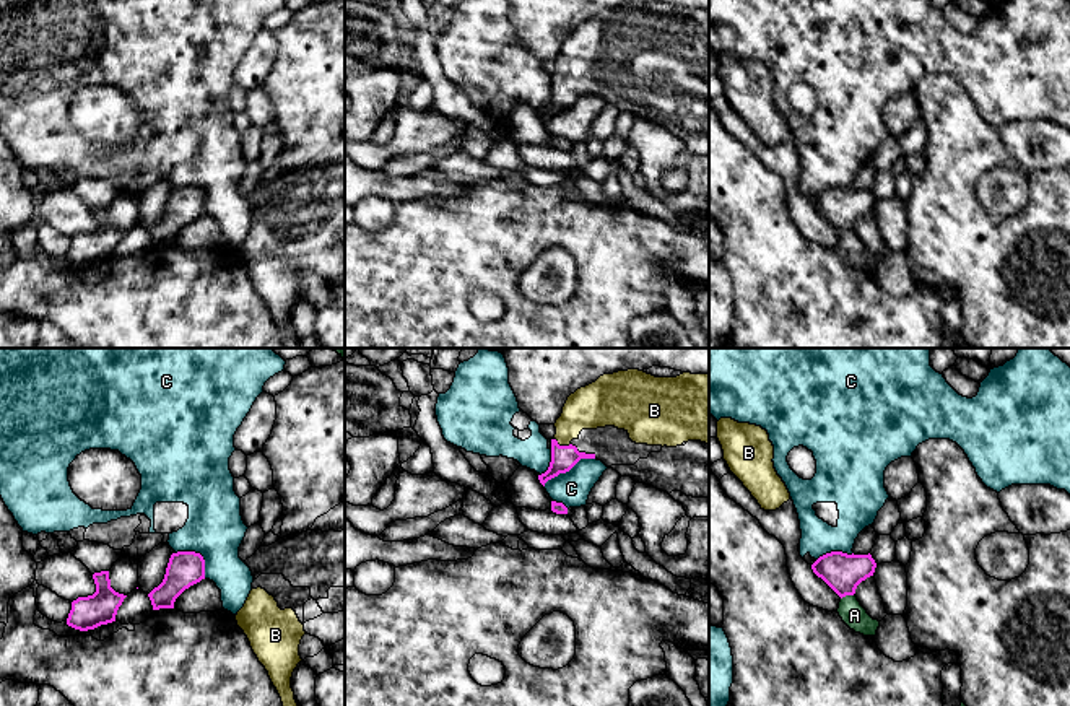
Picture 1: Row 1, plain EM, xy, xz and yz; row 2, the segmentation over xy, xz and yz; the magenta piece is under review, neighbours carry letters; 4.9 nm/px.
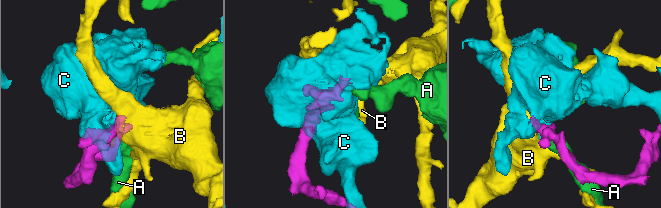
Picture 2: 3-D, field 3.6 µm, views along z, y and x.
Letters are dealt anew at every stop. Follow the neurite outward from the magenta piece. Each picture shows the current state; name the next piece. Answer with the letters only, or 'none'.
B

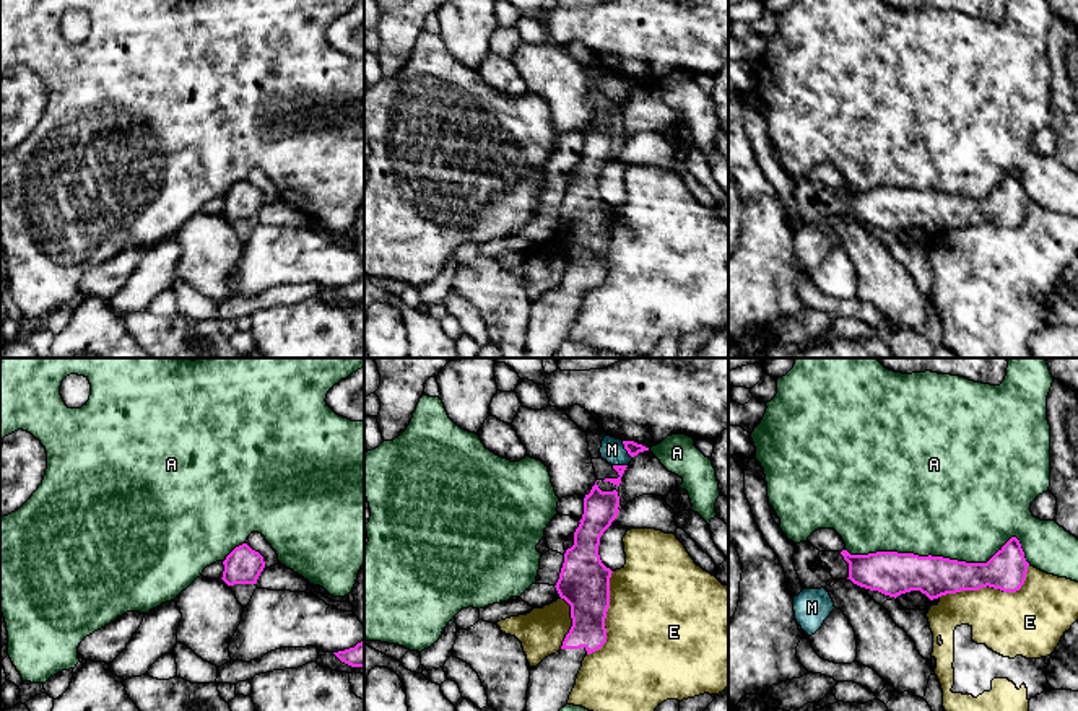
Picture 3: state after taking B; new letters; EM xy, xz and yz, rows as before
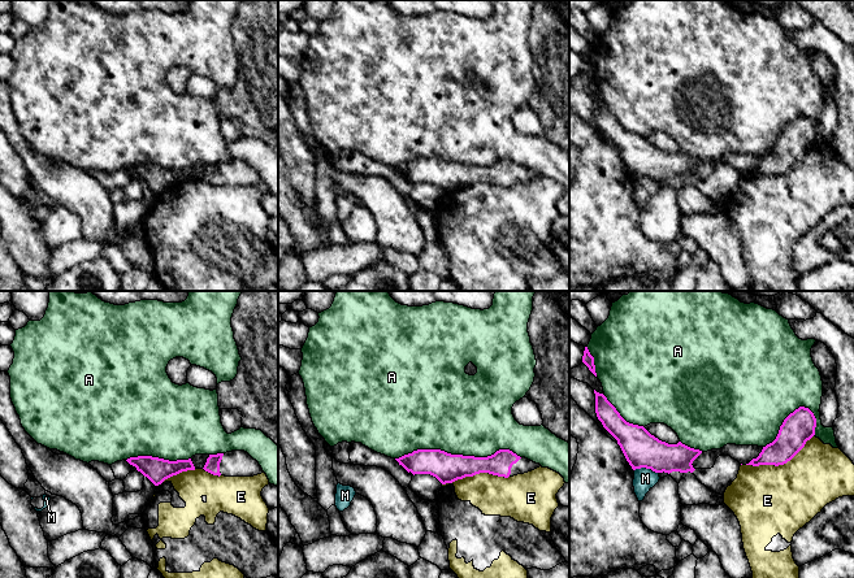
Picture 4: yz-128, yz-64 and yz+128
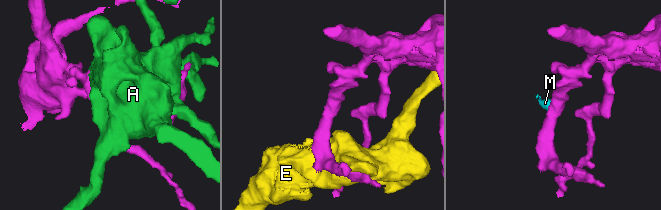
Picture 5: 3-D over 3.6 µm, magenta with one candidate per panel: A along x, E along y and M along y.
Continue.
none

